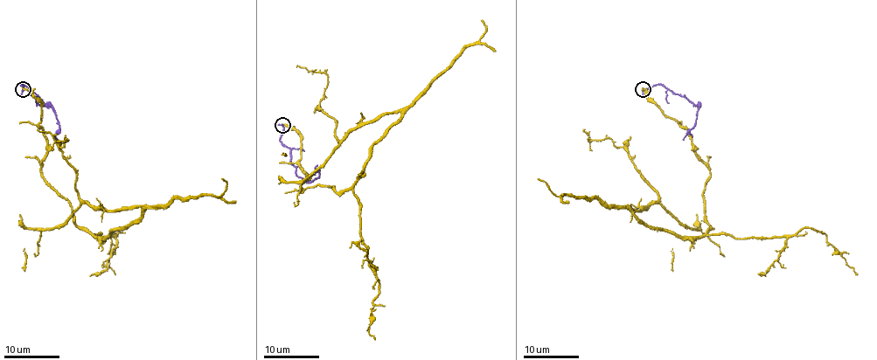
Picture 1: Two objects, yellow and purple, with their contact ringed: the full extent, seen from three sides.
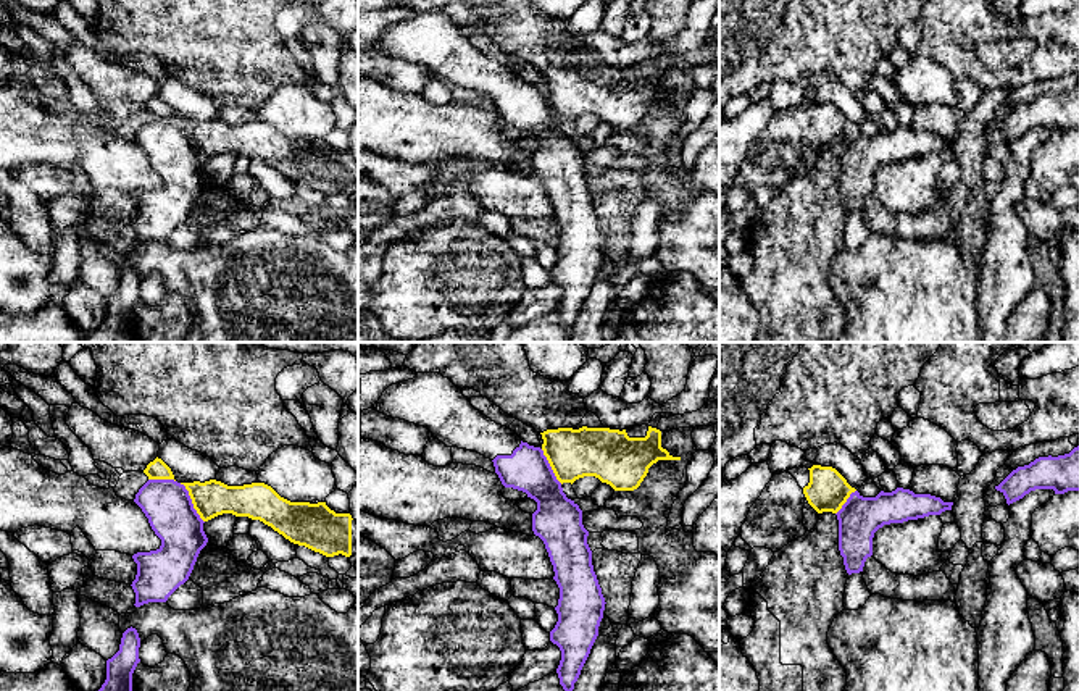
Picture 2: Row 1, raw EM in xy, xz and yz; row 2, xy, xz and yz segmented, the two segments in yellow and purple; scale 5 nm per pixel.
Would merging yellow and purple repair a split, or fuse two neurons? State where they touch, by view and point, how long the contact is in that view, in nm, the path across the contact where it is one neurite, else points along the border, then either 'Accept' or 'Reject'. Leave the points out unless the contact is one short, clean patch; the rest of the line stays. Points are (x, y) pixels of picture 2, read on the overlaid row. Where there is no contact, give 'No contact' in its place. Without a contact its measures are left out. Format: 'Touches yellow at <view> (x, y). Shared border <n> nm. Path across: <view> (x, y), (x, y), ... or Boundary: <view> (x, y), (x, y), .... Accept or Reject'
Touches yellow at xy (192, 502). Shared border 240 nm. Boundary: xy (179, 483), (187, 491), (192, 507), (204, 522). Reject

